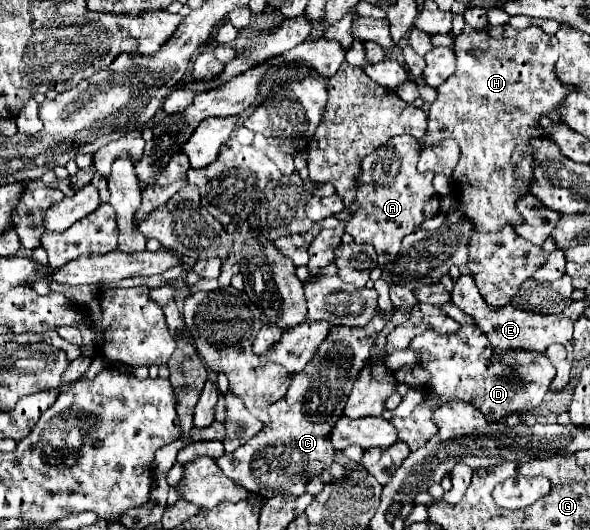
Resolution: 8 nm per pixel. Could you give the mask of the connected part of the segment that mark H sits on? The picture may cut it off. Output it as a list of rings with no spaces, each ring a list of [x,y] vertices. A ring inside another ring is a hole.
[[[507,23],[497,27],[487,25],[485,29],[473,29],[471,25],[465,25],[463,33],[453,37],[451,49],[457,59],[457,69],[443,85],[437,87],[439,95],[429,107],[427,143],[435,145],[451,137],[461,147],[461,157],[453,171],[453,181],[457,185],[457,193],[465,209],[465,219],[471,219],[475,223],[475,235],[469,245],[471,249],[467,267],[471,269],[481,297],[489,305],[499,307],[507,305],[517,293],[519,285],[527,281],[533,271],[541,267],[547,259],[547,253],[541,247],[519,237],[513,227],[509,227],[509,223],[521,223],[521,215],[515,209],[515,201],[521,199],[521,195],[527,195],[527,185],[531,183],[533,175],[533,163],[527,155],[529,139],[545,137],[537,121],[543,115],[561,121],[557,115],[557,107],[561,107],[571,87],[557,83],[557,77],[553,75],[553,63],[557,63],[559,57],[557,37],[547,35],[537,27],[517,31]]]

